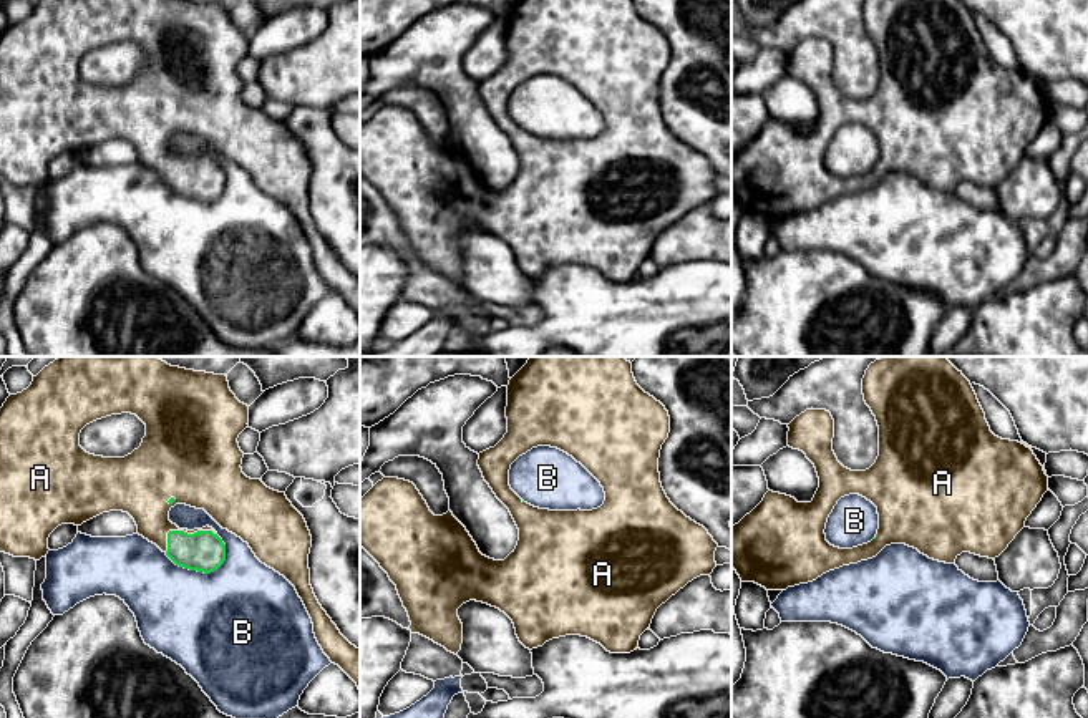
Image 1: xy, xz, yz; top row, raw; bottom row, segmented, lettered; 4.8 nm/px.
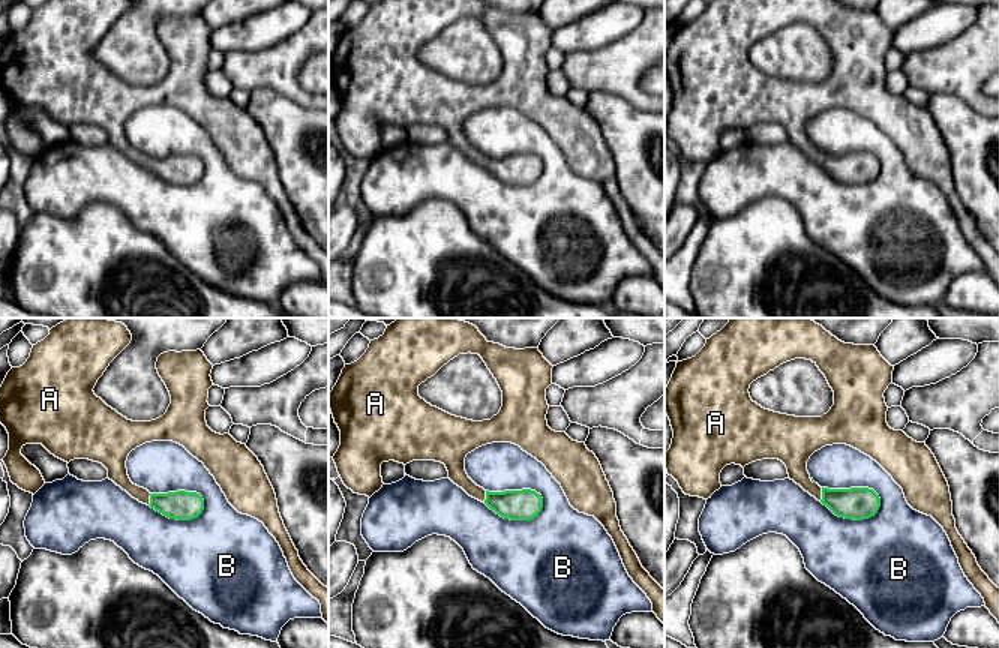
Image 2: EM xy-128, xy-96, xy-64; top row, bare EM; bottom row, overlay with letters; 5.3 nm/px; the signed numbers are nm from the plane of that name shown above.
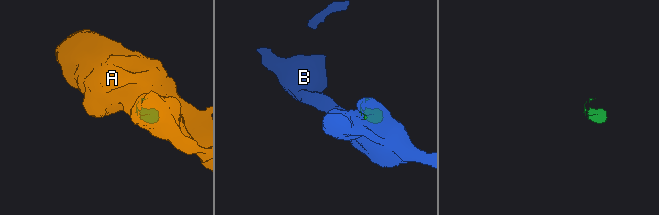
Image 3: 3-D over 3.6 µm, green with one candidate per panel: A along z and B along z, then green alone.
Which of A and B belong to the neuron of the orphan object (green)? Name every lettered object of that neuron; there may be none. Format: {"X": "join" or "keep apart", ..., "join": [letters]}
{"A": "join", "B": "keep apart", "join": ["A"]}

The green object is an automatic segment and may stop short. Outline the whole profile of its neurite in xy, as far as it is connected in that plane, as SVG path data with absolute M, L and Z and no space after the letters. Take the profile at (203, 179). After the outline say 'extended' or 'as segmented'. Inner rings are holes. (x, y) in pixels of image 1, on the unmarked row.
M40 0L33 5L32 13L22 22L10 23L3 35L0 36L0 181L10 182L13 186L30 186L40 189L48 182L48 166L50 163L61 153L75 153L81 154L83 151L109 139L123 139L128 141L136 154L138 163L156 172L176 194L197 199L204 202L211 202L217 199L226 189L226 172L217 164L217 161L206 154L202 158L179 158L176 153L169 149L169 139L176 133L186 133L196 138L204 138L222 158L240 166L249 172L255 186L274 197L280 204L284 204L297 219L302 227L312 252L313 262L322 275L323 282L330 287L332 292L338 294L358 315L360 318L360 277L352 274L327 244L327 240L318 232L313 217L310 214L310 197L308 197L308 182L312 176L312 164L307 156L304 144L292 134L287 128L285 121L274 119L267 116L260 108L250 108L242 101L242 86L244 81L239 76L237 66L249 55L249 35L240 32L236 23L229 17L229 10L226 3L214 3L206 0ZM131 41L136 43L146 53L146 65L138 78L124 86L103 86L86 81L80 75L80 61L81 58L101 46L111 43Z | extended

